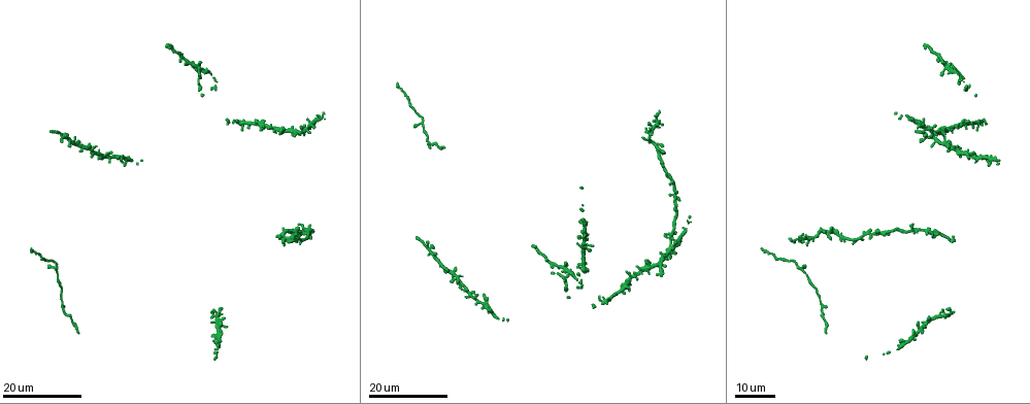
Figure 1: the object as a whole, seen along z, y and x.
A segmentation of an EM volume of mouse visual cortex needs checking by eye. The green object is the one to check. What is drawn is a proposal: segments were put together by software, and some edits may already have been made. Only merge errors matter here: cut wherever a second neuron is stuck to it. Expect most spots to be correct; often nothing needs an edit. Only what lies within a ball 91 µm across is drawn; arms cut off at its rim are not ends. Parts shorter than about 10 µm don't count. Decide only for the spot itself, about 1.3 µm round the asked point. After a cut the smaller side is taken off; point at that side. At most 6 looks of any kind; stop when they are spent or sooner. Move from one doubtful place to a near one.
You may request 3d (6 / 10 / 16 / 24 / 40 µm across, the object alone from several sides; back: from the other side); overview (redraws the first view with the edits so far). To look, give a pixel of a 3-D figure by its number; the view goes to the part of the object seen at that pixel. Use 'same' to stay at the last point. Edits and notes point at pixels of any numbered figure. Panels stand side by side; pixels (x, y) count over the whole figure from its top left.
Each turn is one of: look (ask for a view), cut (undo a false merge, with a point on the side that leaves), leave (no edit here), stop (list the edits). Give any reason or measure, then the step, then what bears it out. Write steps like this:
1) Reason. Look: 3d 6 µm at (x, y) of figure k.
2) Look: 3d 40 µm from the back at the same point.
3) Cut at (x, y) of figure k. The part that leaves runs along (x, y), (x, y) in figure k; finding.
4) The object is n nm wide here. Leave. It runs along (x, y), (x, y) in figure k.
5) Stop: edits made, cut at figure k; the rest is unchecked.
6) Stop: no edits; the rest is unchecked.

Sudden change in width. Look: 3d 16 µm at (805, 272) of figure 1.

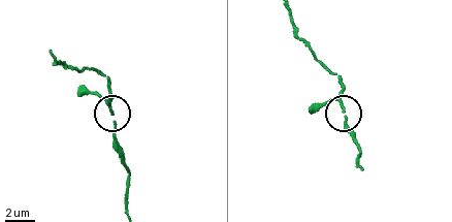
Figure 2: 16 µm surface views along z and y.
Look: 3d 6 µm at (111, 110) of figure 2.

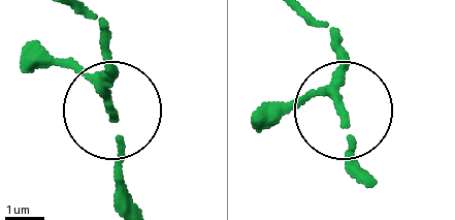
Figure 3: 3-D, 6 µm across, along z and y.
The object is 130 nm wide here. Leave. It runs along (131, 202), (119, 173), (108, 48) in figure 3; all the same neuron.

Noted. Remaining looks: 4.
Calibre changes. Look: 3d 16 µm at (813, 284) of figure 1.

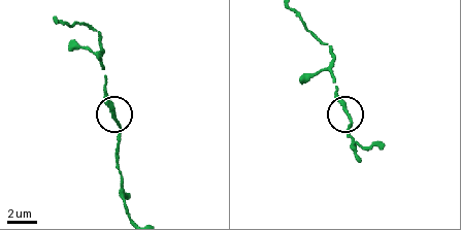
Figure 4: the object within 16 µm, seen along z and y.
Look: 3d 6 µm at (116, 121) of figure 4.

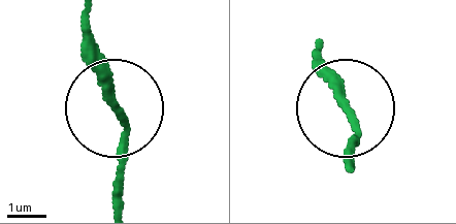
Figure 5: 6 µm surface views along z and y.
The object is 180 nm wide here. Leave. One neuron here.

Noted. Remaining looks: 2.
Four-way junction. Look: 3d 16 µm at (911, 228) of figure 1.

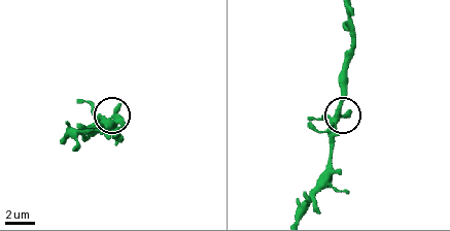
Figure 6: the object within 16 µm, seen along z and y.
Look: 3d 10 µm at (336, 119) of figure 6.

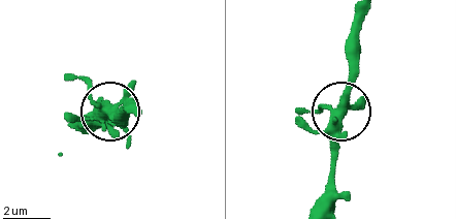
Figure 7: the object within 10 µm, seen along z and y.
Leave. It runs along (314, 208), (329, 171), (329, 130), (348, 83), (348, 37) in figure 7; one neuron here.

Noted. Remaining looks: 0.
Stop: no edits; the rest is unchecked.

